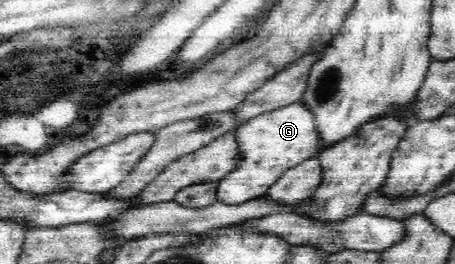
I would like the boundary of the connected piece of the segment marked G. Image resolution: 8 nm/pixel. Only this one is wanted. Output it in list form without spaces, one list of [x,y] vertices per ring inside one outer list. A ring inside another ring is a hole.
[[[302,102],[290,103],[250,118],[235,130],[235,134],[242,149],[243,161],[233,173],[219,180],[216,196],[218,202],[231,205],[262,197],[286,170],[317,154],[322,146],[322,135],[314,113]]]

